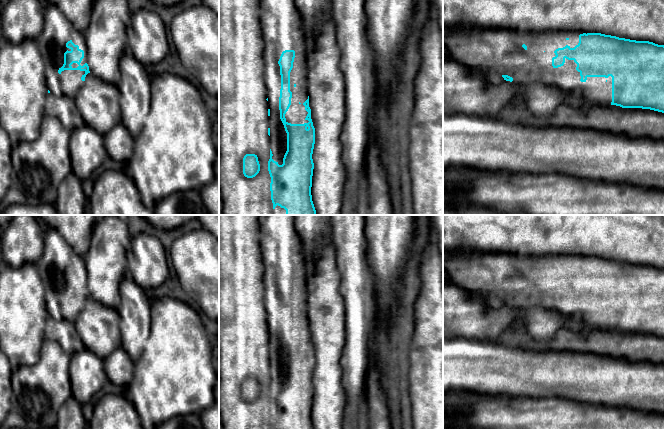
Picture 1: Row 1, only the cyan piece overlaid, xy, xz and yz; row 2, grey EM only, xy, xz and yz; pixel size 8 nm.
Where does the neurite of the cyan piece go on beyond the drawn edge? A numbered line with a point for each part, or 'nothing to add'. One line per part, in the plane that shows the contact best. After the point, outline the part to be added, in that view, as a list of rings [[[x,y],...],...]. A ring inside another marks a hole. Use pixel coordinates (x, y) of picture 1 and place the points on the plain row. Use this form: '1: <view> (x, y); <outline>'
1: xz (281, 245); [[[258,215],[258,220],[264,265],[264,302],[270,333],[269,369],[272,383],[282,389],[287,375],[287,357],[280,343],[281,299],[278,285],[283,275],[295,275],[290,296],[291,329],[285,342],[291,348],[308,347],[305,343],[308,336],[303,329],[308,323],[307,263],[302,252],[302,239],[295,229],[294,215]]]

